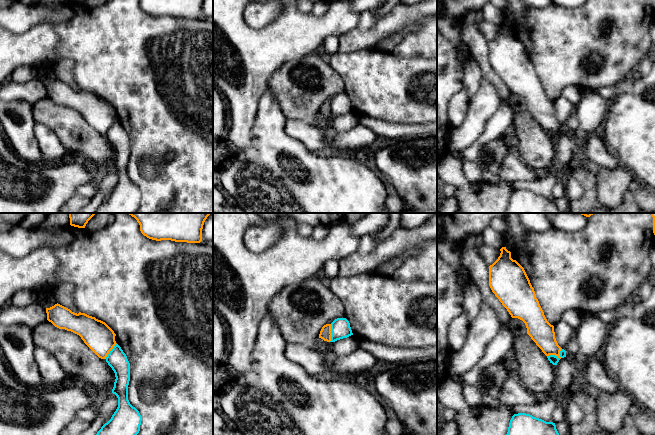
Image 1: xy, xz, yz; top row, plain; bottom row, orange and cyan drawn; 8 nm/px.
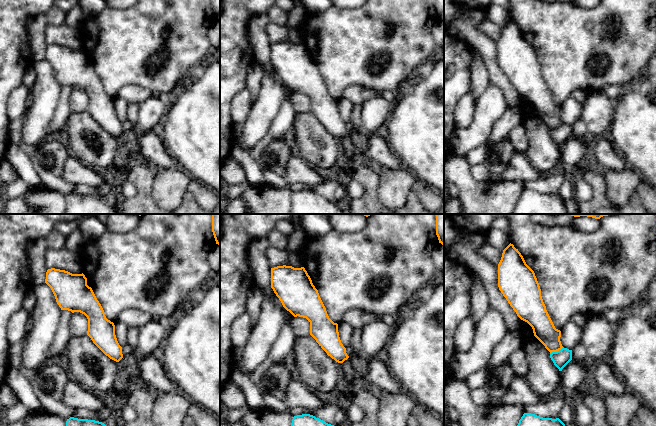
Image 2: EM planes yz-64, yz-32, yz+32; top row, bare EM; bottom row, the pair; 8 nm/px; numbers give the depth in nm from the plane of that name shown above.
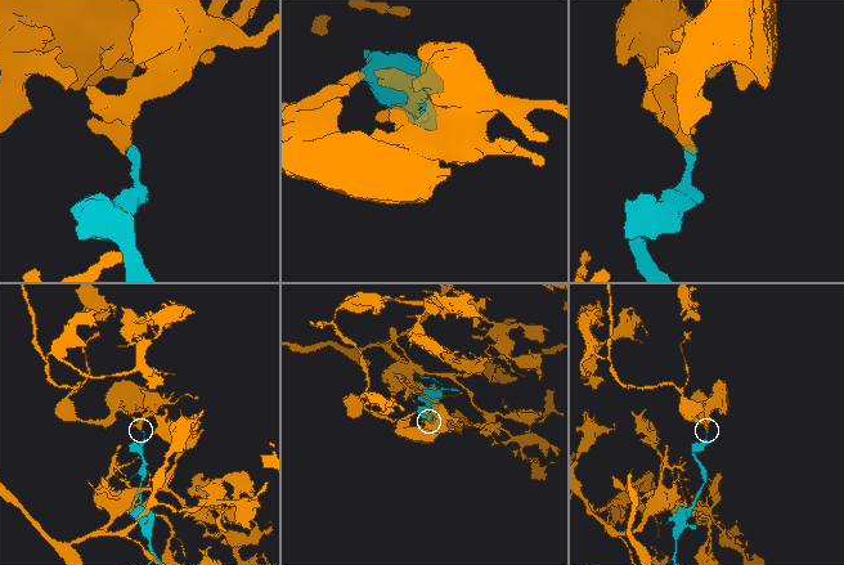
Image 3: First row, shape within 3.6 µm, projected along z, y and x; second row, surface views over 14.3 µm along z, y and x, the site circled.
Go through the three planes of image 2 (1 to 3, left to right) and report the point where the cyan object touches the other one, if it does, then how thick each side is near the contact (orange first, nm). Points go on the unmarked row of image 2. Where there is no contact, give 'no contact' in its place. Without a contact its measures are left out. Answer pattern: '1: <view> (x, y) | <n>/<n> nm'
1: no contact
2: no contact
3: yz+32 (556, 127) | 180/140 nm

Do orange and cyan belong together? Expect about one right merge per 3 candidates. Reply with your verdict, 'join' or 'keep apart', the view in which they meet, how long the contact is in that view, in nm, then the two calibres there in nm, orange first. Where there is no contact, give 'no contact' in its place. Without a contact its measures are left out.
keep apart; meets orange in yz; contact 140 nm long; 190 nm thick on the orange side, 70 nm on the other

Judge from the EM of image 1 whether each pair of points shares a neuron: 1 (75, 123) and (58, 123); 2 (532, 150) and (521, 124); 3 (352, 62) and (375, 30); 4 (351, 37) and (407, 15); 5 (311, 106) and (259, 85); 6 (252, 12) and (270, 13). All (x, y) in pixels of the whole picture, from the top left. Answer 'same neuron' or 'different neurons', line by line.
1: same neuron
2: same neuron
3: different neurons
4: same neuron
5: different neurons
6: same neuron

